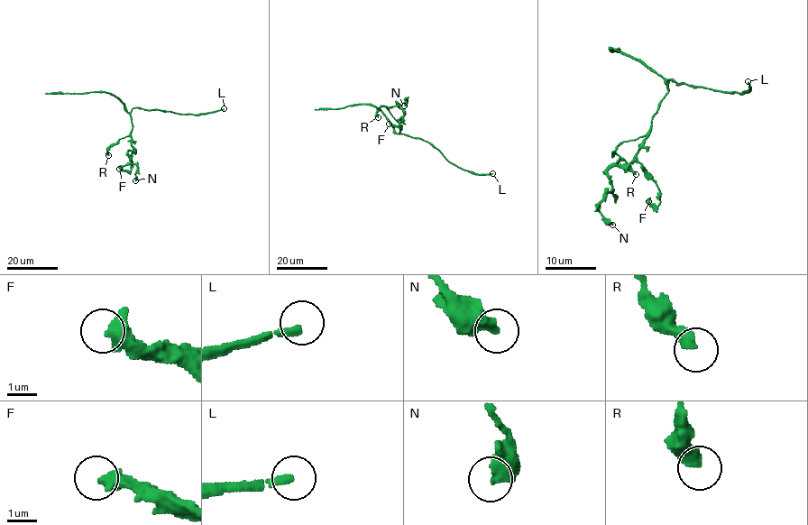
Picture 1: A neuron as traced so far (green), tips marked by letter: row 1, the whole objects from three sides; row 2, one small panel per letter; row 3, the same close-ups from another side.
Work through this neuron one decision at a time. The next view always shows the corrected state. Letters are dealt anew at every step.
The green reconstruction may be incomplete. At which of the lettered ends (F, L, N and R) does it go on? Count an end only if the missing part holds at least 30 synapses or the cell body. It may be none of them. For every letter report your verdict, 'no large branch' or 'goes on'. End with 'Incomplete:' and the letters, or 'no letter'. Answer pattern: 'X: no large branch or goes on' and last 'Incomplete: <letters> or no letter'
F: no large branch
L: goes on
N: no large branch
R: no large branch
Incomplete: L

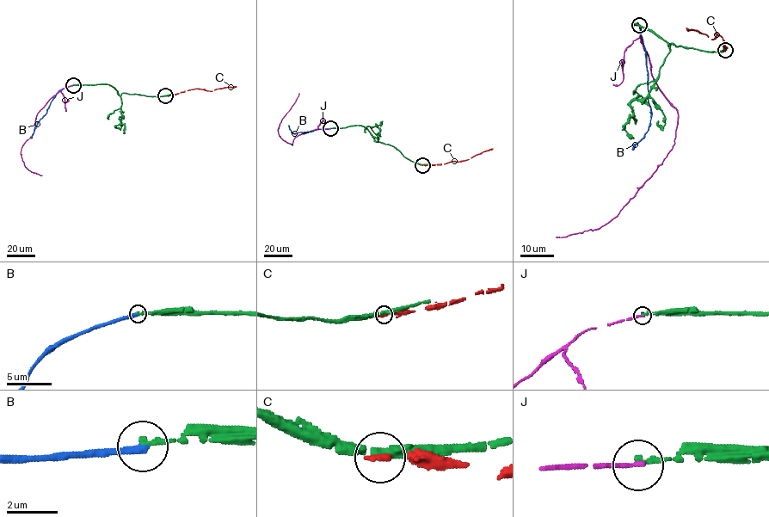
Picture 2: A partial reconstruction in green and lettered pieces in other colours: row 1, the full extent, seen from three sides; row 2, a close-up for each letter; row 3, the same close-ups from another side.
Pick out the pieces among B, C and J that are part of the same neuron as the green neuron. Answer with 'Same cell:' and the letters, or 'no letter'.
Same cell: J

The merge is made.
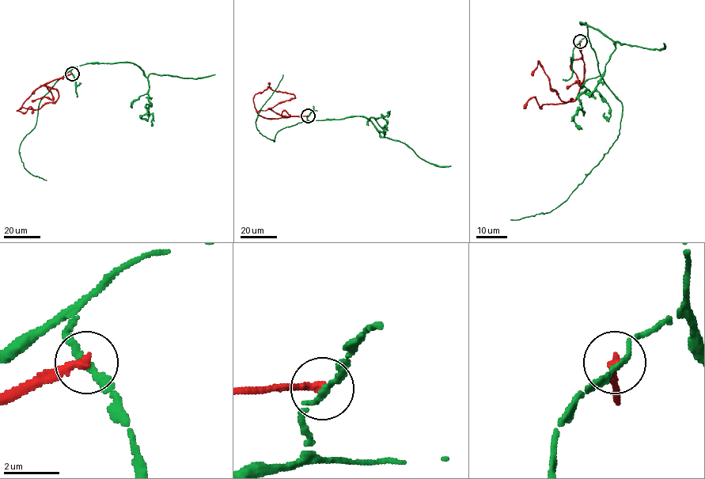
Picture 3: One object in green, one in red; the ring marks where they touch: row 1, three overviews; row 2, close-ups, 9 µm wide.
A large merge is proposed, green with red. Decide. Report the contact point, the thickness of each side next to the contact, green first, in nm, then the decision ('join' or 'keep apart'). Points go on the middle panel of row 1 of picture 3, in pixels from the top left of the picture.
at (308, 115); 180 nm thick on the green side, 320 nm on the other; keep apart

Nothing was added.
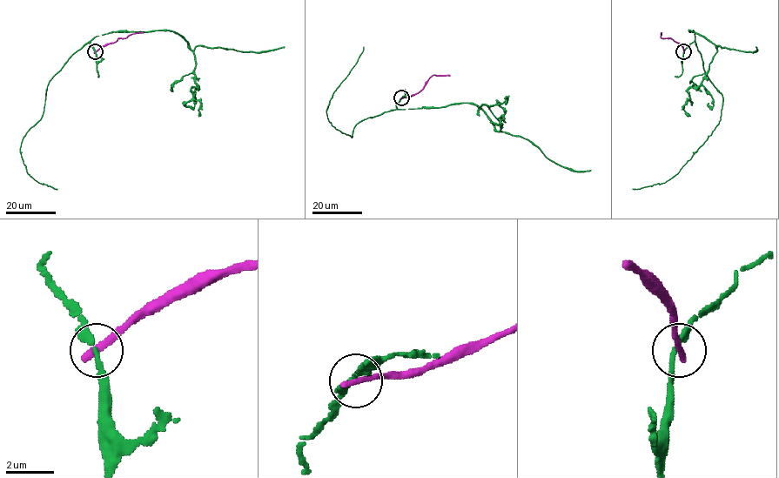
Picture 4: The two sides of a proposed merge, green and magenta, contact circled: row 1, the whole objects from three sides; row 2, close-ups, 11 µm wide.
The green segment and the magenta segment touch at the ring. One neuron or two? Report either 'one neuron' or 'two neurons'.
two neurons

